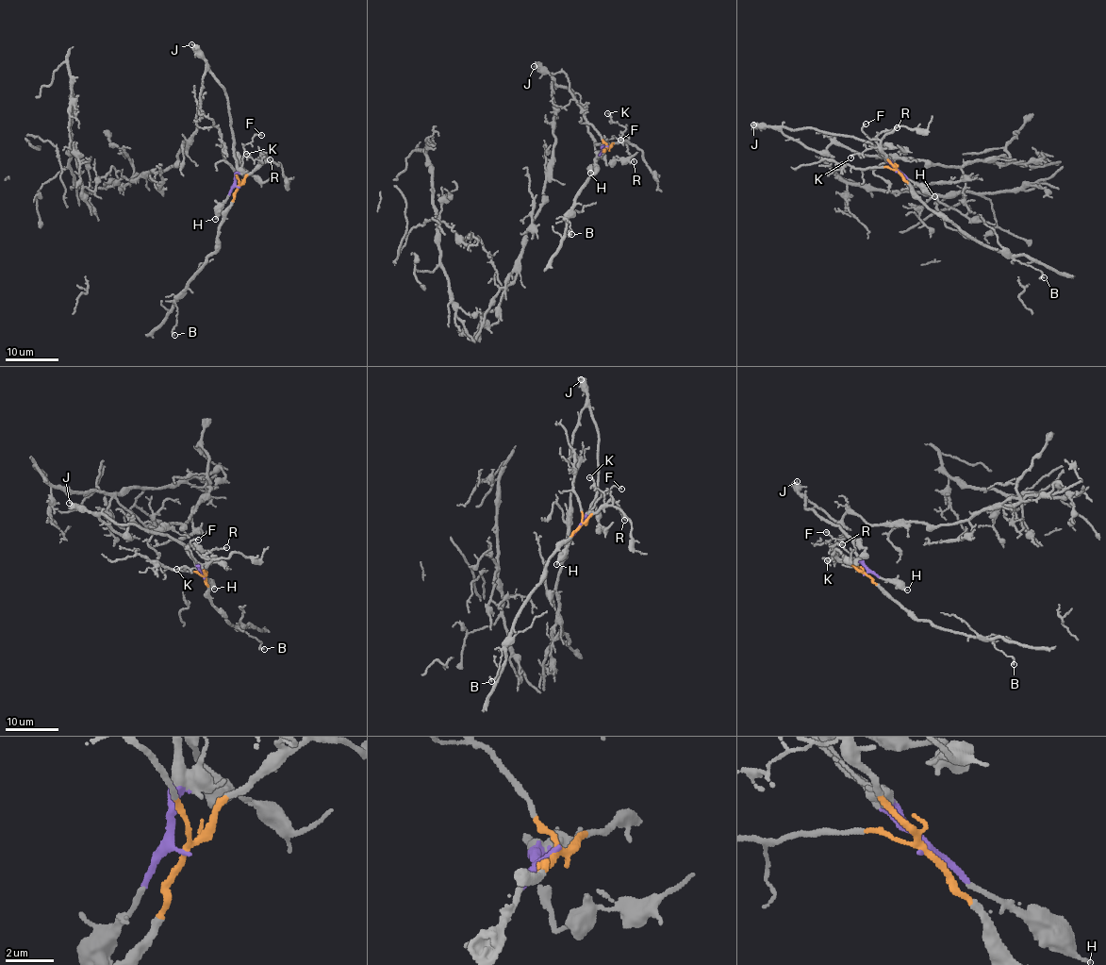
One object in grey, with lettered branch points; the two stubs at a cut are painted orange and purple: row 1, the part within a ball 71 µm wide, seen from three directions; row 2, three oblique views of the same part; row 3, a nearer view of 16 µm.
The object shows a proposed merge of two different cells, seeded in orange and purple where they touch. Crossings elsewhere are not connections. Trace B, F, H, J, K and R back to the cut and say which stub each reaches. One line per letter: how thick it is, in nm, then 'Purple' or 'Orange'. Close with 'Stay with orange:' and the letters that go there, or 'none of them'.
B: Thickness 130 nm. Orange
F: Thickness 110 nm. Purple
H: Thickness 180 nm. Purple
J: Thickness 190 nm. Purple
K: Thickness 110 nm. Orange
R: Thickness 140 nm. Orange
Stay with orange: B, K, R

